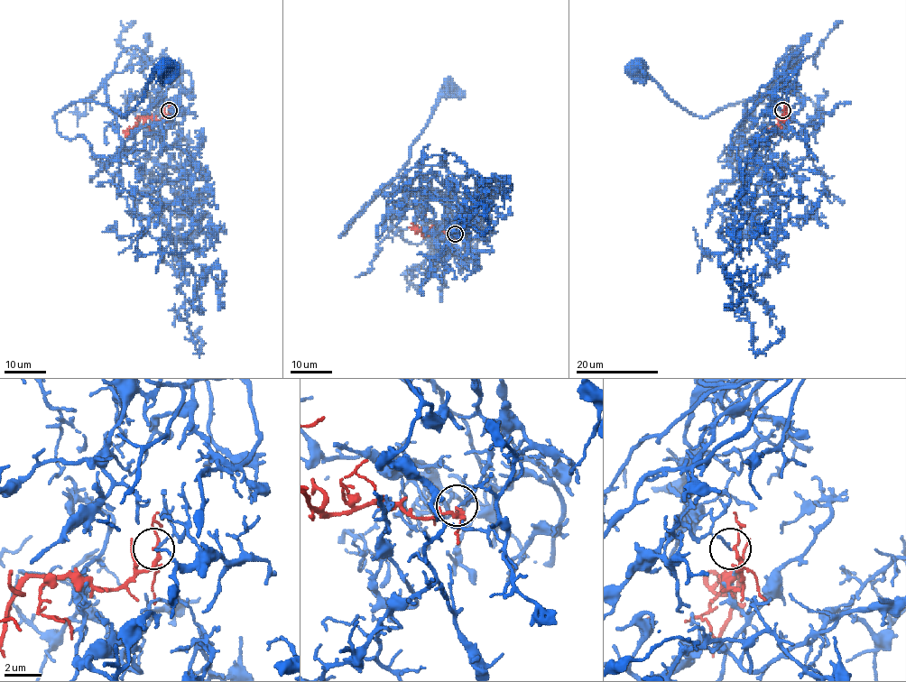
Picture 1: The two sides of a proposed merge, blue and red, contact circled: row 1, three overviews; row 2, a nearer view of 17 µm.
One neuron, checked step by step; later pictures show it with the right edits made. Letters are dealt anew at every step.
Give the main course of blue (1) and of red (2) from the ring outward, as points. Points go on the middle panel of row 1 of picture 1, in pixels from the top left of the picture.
1: (455, 234), (465, 217), (455, 198), (410, 195), (394, 177), (340, 235), (410, 159), (449, 91)
2: (455, 234), (424, 235), (414, 223), (416, 218), (425, 213)

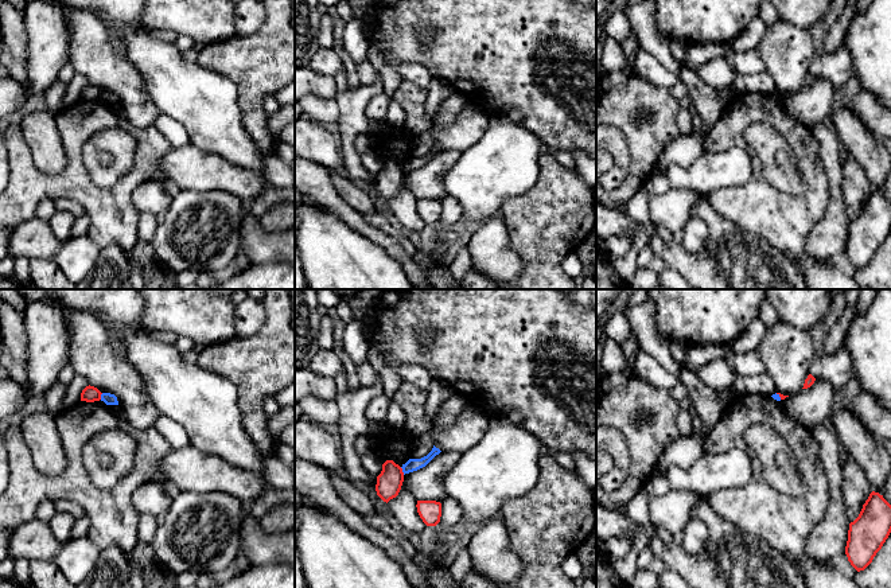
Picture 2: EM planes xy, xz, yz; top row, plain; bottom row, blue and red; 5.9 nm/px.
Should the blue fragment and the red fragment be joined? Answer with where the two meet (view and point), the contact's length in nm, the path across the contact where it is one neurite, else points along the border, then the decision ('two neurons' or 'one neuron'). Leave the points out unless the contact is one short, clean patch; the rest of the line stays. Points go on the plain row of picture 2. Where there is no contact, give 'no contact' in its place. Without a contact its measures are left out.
meets blue in xz at (403, 170); contact 50 nm long; border along xz (400, 166), (404, 172); two neurons

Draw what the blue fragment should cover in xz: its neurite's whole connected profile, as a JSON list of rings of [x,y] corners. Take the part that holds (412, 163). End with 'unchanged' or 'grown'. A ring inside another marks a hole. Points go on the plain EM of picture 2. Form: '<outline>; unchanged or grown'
[[[433,144],[432,149],[431,149],[427,155],[424,155],[424,156],[421,156],[421,157],[409,157],[409,159],[408,159],[405,163],[402,163],[402,166],[401,166],[404,174],[425,166],[425,164],[427,164],[436,153],[439,153],[440,151],[441,151],[441,149]]]; unchanged

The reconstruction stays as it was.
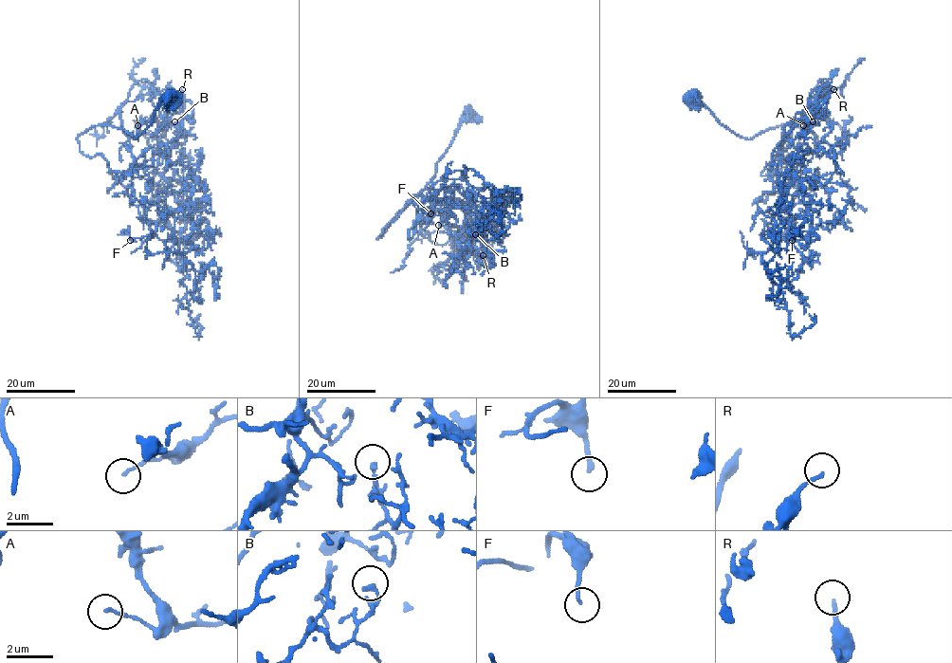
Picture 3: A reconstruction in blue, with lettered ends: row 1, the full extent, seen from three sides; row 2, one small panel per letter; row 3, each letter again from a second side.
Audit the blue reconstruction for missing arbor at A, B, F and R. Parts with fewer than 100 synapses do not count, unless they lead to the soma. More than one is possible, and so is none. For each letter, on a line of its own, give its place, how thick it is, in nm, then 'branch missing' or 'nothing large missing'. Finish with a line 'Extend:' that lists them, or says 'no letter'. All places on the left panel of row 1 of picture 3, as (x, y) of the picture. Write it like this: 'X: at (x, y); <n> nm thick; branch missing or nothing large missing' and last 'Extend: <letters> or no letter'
A: at (137, 125); 110 nm thick; nothing large missing
B: at (174, 121); 140 nm thick; nothing large missing
F: at (130, 240); 170 nm thick; nothing large missing
R: at (182, 89); 150 nm thick; nothing large missing
Extend: no letter

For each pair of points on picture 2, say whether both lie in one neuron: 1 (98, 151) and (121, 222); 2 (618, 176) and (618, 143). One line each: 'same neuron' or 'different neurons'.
1: different neurons
2: same neuron

